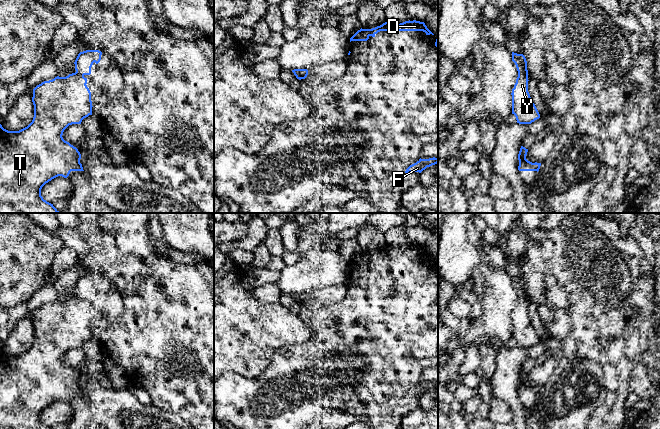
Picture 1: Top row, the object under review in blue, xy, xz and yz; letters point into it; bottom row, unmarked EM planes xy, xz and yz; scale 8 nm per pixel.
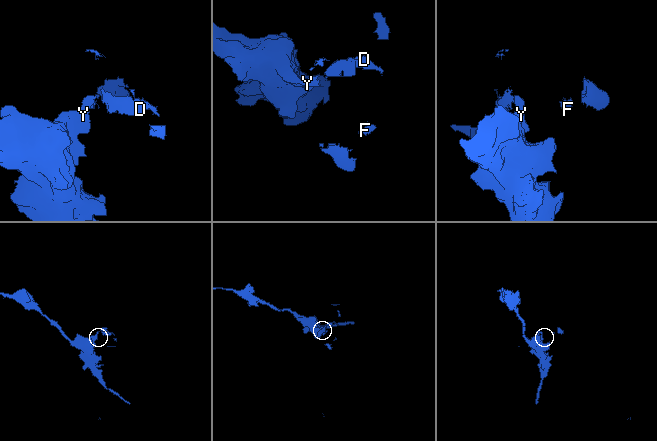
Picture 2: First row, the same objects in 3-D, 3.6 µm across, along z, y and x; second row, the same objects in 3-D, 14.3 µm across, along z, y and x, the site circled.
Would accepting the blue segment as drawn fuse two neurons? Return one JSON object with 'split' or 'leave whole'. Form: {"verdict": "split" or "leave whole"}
{"verdict": "split"}

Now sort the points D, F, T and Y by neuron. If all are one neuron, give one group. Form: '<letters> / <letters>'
D F / T Y

